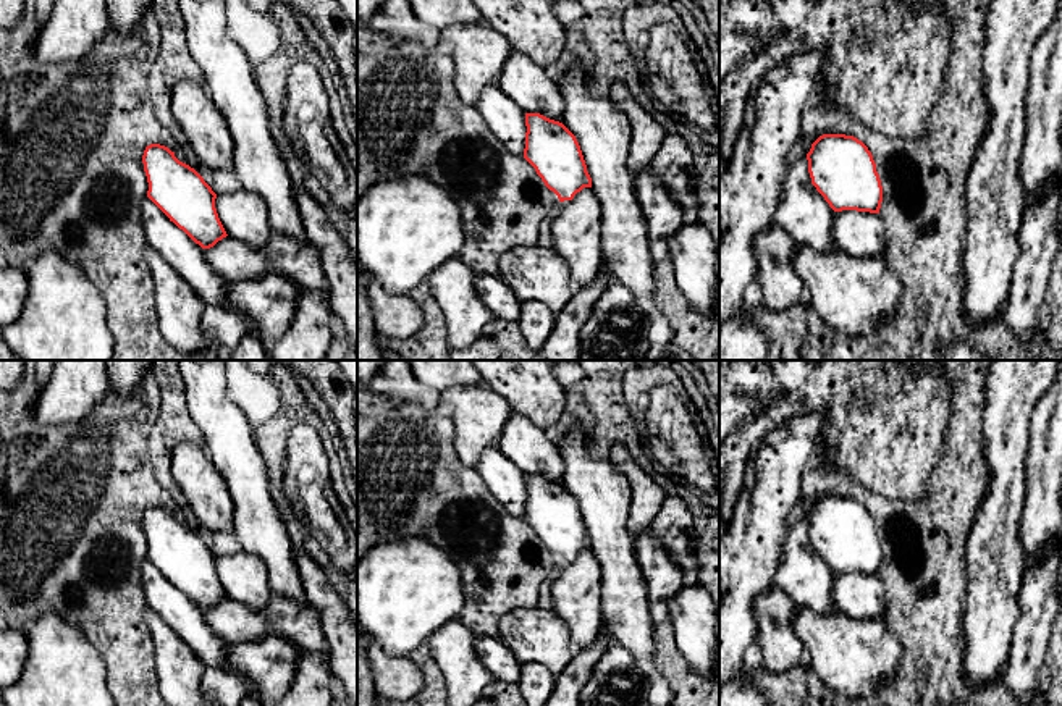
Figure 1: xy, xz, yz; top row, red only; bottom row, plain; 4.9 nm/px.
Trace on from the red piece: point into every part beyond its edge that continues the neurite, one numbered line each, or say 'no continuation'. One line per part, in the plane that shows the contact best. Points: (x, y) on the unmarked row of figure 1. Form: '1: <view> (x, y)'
1: xy (164, 598)

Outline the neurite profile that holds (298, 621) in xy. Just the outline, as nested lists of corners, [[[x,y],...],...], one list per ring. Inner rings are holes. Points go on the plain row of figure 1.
[[[272,595],[263,616],[270,622],[272,635],[288,638],[304,653],[327,646],[322,620],[306,599],[294,601],[281,595]]]

